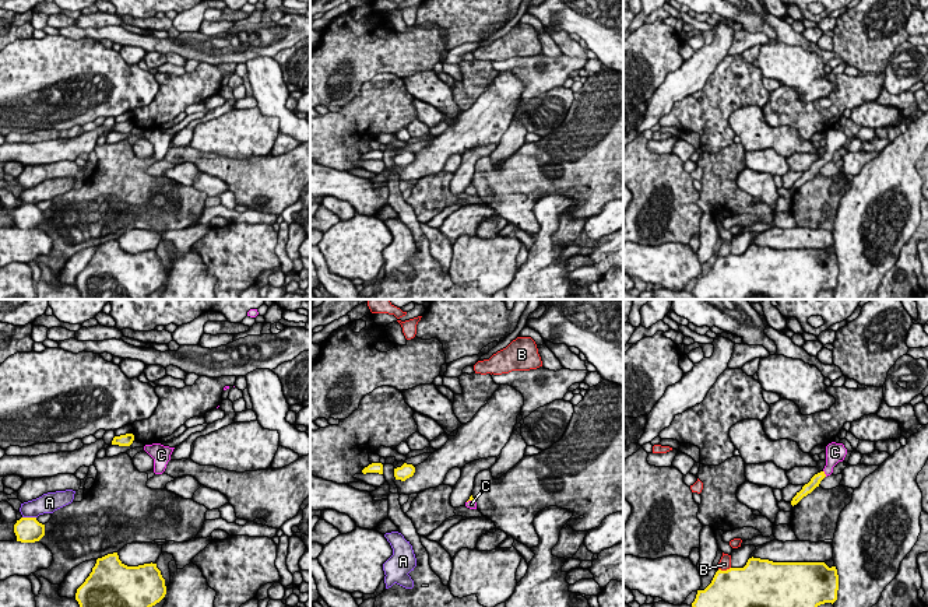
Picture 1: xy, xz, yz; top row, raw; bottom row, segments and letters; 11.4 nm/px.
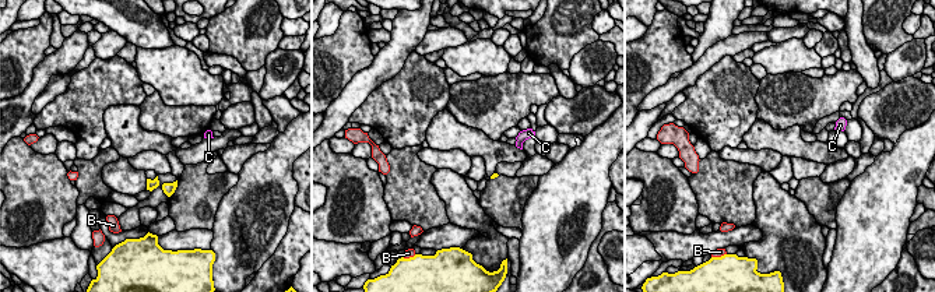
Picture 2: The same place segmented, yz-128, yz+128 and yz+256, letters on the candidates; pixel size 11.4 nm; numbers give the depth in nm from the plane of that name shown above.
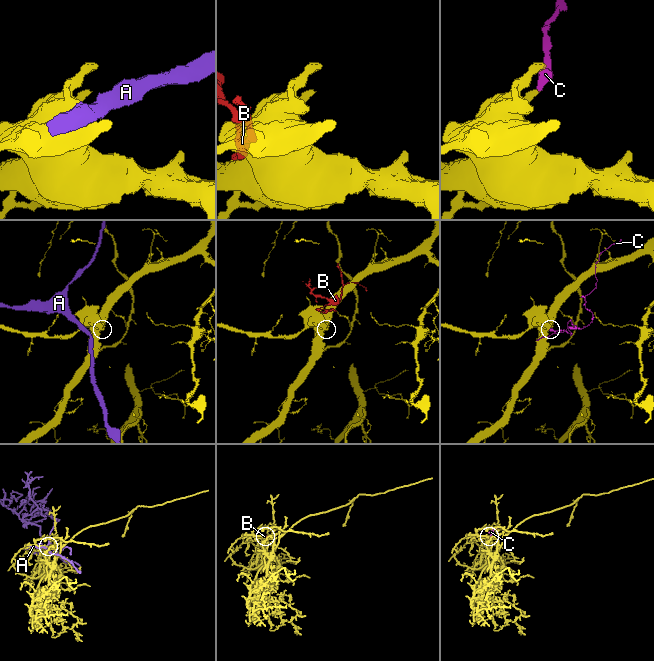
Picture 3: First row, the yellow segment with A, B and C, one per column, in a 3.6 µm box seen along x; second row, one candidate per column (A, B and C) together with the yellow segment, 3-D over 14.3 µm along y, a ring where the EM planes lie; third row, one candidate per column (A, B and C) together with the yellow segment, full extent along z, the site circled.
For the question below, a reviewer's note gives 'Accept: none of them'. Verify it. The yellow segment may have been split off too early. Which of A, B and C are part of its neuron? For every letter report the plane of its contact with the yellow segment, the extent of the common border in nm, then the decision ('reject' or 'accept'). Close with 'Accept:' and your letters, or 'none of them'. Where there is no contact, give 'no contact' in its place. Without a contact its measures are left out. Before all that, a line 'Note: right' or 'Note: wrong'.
Note: wrong
A: meets yellow in xy; contact 160 nm long; reject
B: meets yellow in yz; contact 150 nm long; reject
C: meets yellow in yz; contact 90 nm long; accept
Accept: C

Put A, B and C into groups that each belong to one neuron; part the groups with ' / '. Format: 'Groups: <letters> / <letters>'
Groups: A / B / C

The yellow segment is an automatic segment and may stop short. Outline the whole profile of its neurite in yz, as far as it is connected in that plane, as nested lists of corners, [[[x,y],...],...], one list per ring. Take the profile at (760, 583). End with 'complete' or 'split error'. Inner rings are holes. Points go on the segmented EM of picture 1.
[[[749,558],[744,568],[718,569],[692,607],[818,607],[837,600],[836,566]]]; complete

